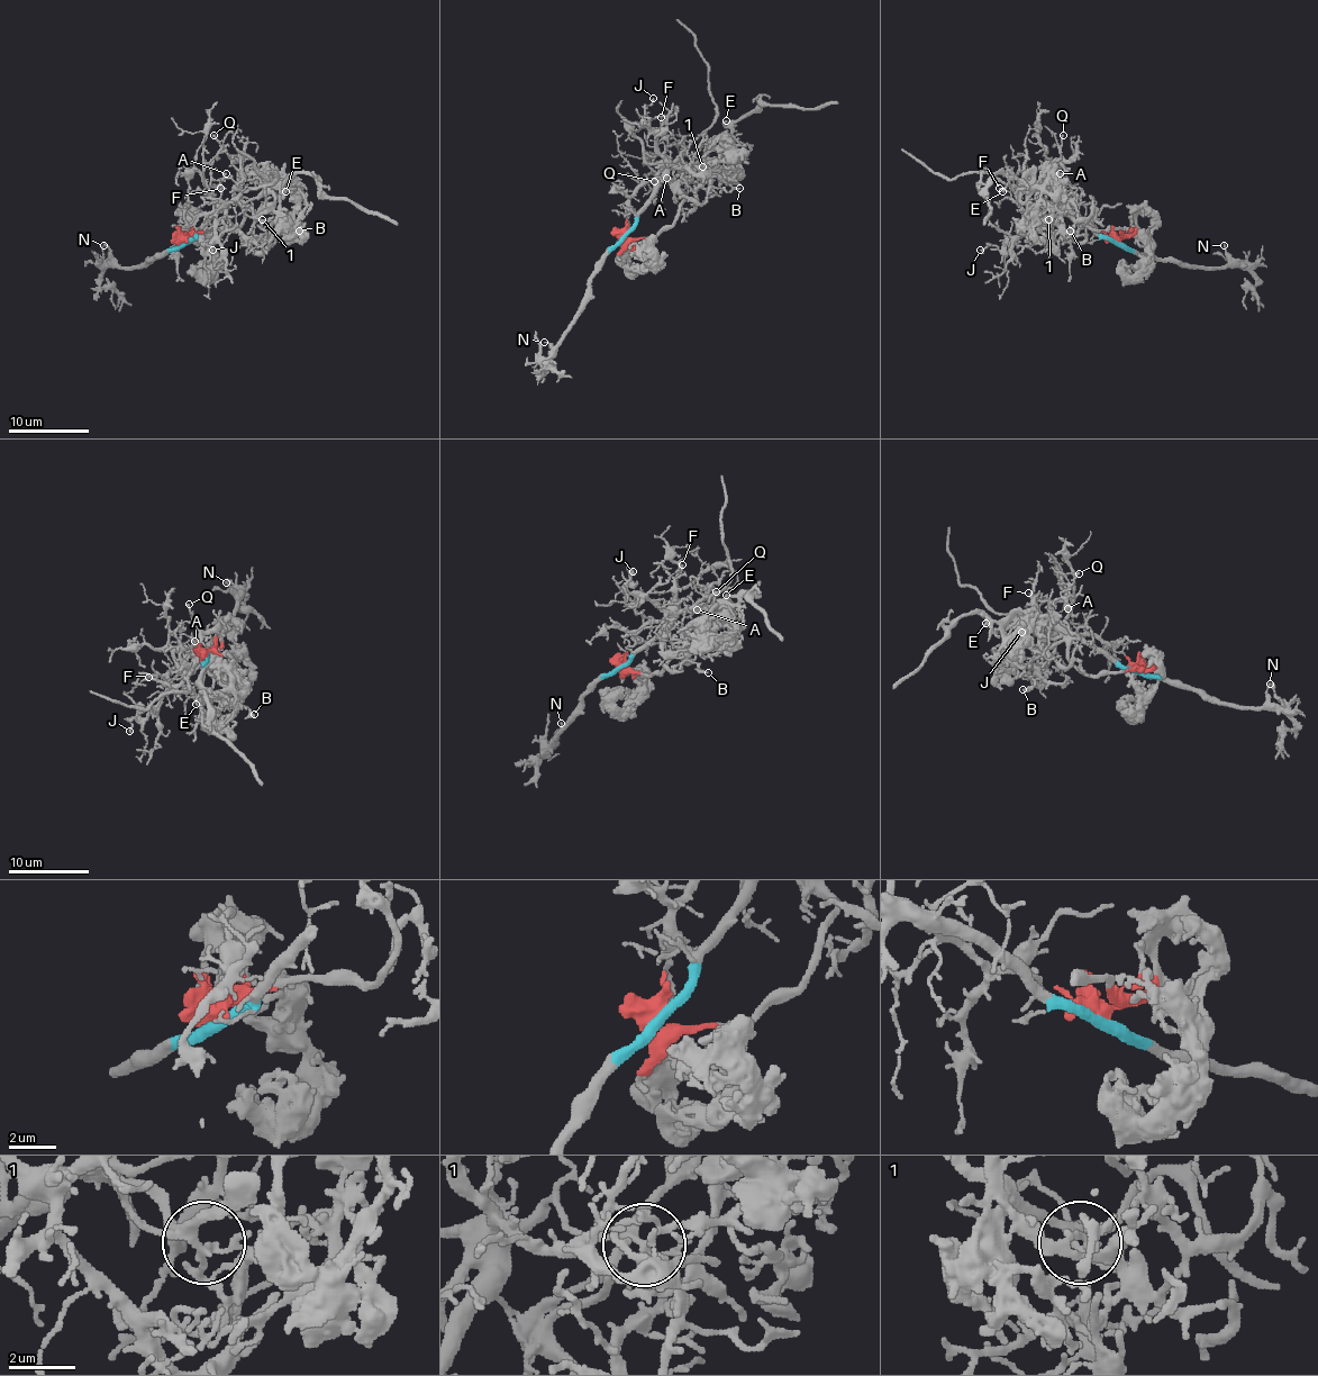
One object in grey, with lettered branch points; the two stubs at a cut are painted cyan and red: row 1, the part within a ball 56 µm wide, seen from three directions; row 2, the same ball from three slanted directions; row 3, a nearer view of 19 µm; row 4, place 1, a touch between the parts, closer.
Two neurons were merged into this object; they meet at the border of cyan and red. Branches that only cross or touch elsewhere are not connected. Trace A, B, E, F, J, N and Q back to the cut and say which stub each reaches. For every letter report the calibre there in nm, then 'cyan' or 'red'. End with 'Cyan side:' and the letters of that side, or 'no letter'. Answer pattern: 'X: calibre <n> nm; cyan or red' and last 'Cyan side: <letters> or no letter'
A: calibre 80 nm; cyan
B: calibre 140 nm; red
E: calibre 150 nm; red
F: calibre 100 nm; cyan
J: calibre 160 nm; cyan
N: calibre 120 nm; cyan
Q: calibre 140 nm; cyan
Cyan side: A, F, J, N, Q

